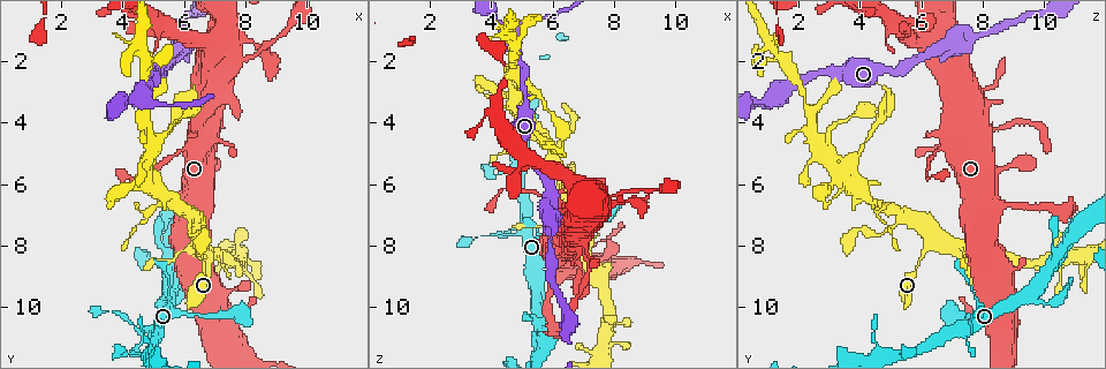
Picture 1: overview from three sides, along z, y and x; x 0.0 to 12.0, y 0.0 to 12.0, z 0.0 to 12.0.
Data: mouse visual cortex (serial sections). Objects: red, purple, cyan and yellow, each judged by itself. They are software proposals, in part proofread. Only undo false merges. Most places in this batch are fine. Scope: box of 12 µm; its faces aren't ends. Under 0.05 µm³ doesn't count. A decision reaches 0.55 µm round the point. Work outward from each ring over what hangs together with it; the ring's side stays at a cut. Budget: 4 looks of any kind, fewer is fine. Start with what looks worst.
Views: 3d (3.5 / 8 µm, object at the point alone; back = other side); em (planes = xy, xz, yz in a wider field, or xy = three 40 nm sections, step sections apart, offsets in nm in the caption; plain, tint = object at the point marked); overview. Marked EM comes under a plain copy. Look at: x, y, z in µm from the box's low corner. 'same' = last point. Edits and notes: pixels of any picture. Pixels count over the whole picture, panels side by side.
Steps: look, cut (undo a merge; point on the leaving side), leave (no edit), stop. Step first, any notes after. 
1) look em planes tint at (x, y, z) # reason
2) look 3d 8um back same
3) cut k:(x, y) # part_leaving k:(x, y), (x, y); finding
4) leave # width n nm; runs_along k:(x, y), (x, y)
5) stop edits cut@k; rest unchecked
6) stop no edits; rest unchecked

look em xy step 3 tint at (5.8, 1.5, 6.8) # thin neck

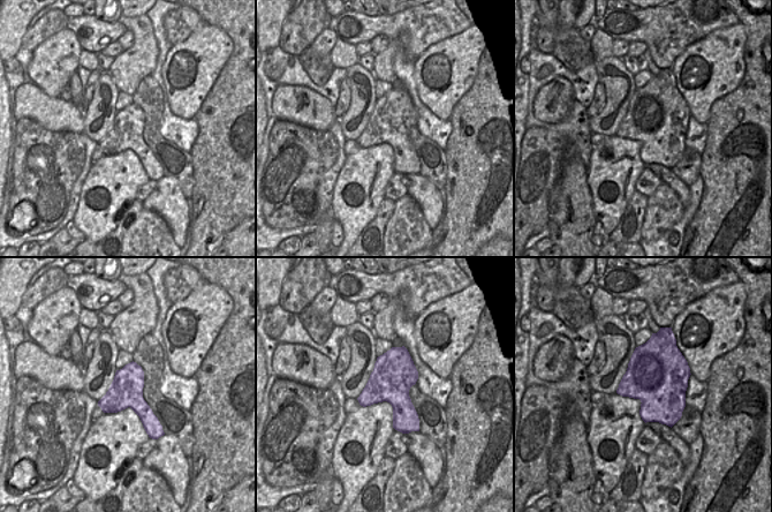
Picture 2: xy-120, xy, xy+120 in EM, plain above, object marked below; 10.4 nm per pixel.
look 3d 3.5um same

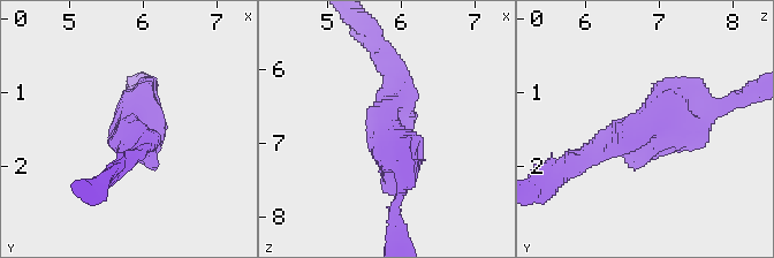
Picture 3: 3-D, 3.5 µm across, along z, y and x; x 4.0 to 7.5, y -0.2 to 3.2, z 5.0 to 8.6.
leave # runs_along 3:(608, 144), (735, 98); all the same cell

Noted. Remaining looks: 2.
look 3d 3.5um at (6.0, 6.9, 10.7)

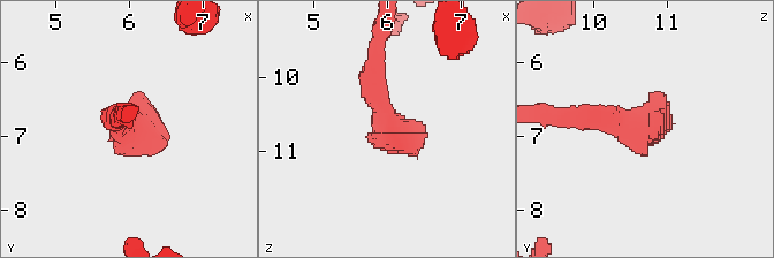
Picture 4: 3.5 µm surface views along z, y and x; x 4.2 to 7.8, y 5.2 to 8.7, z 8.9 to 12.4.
look em xy step 5 tint at (6.05, 6.90, 10.75)

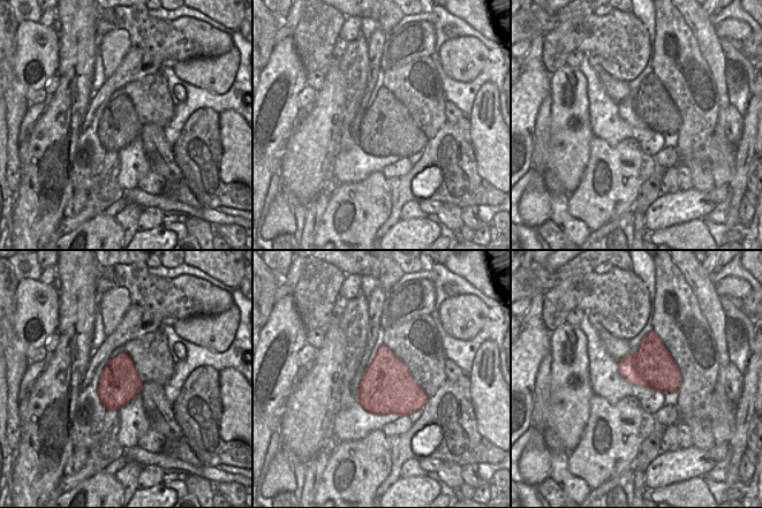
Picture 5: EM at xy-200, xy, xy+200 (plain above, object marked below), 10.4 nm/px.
leave # runs_along 4:(374, 61), (374, 96), (402, 146); continuous, no second cell

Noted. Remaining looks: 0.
stop no edits; rest unchecked

